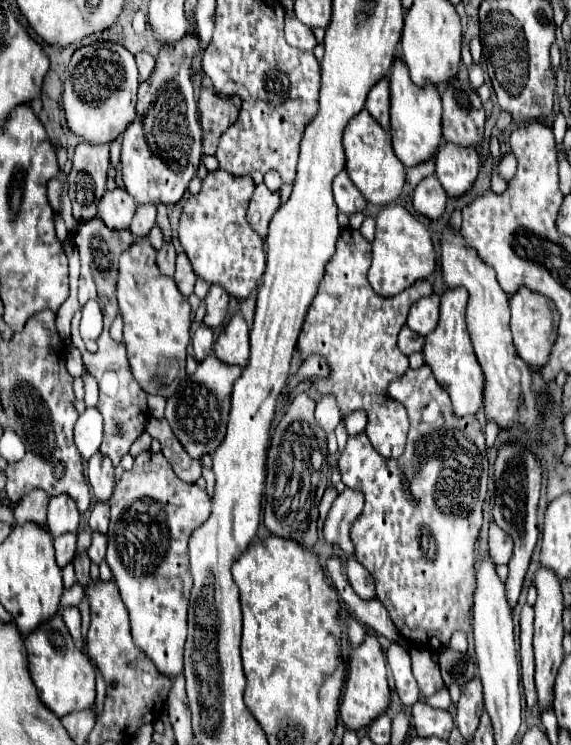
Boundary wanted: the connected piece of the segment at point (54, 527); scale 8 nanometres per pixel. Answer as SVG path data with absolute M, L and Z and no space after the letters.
M60 493L60 495L50 499L48 529L54 537L58 537L62 533L68 533L68 531L76 533L78 519L80 519L80 513L76 509L76 503L70 501L70 497L66 493Z

